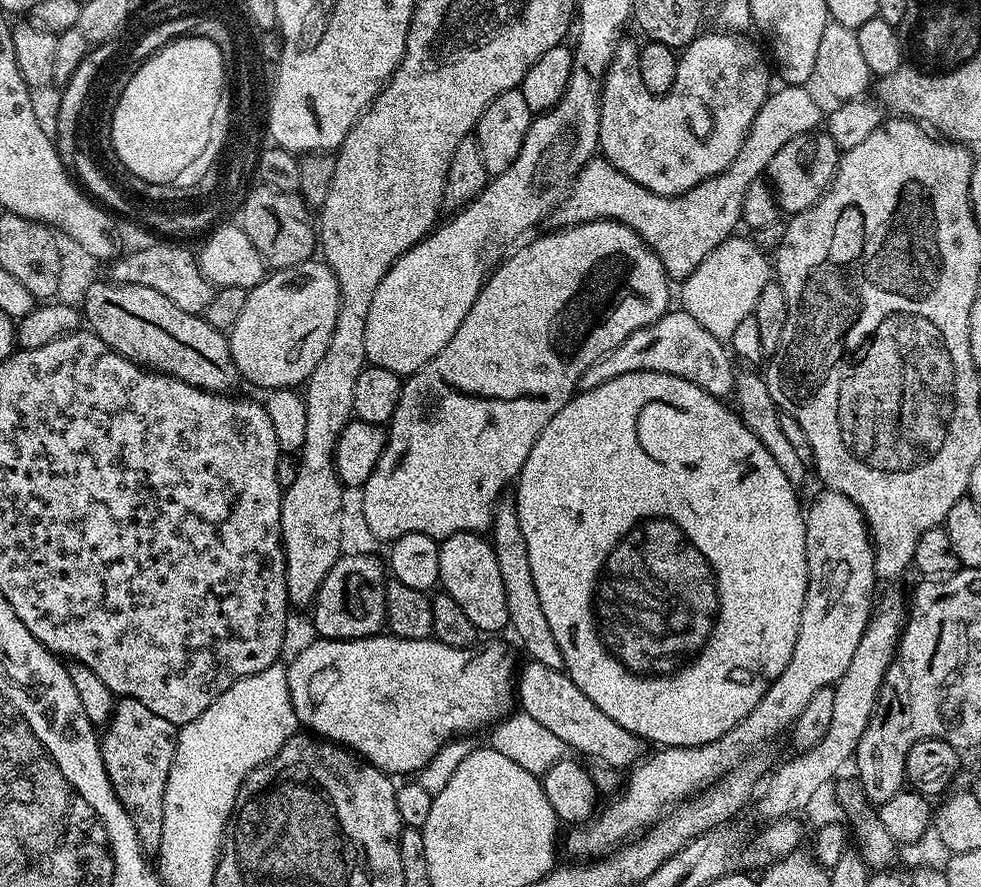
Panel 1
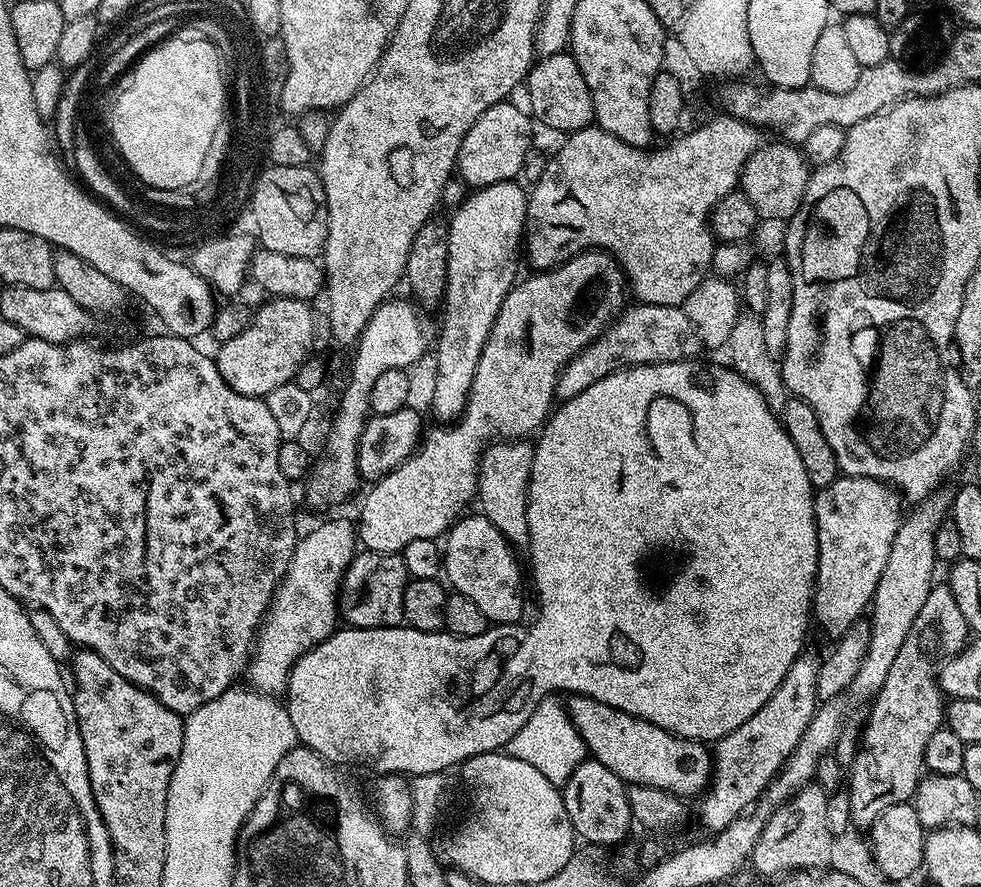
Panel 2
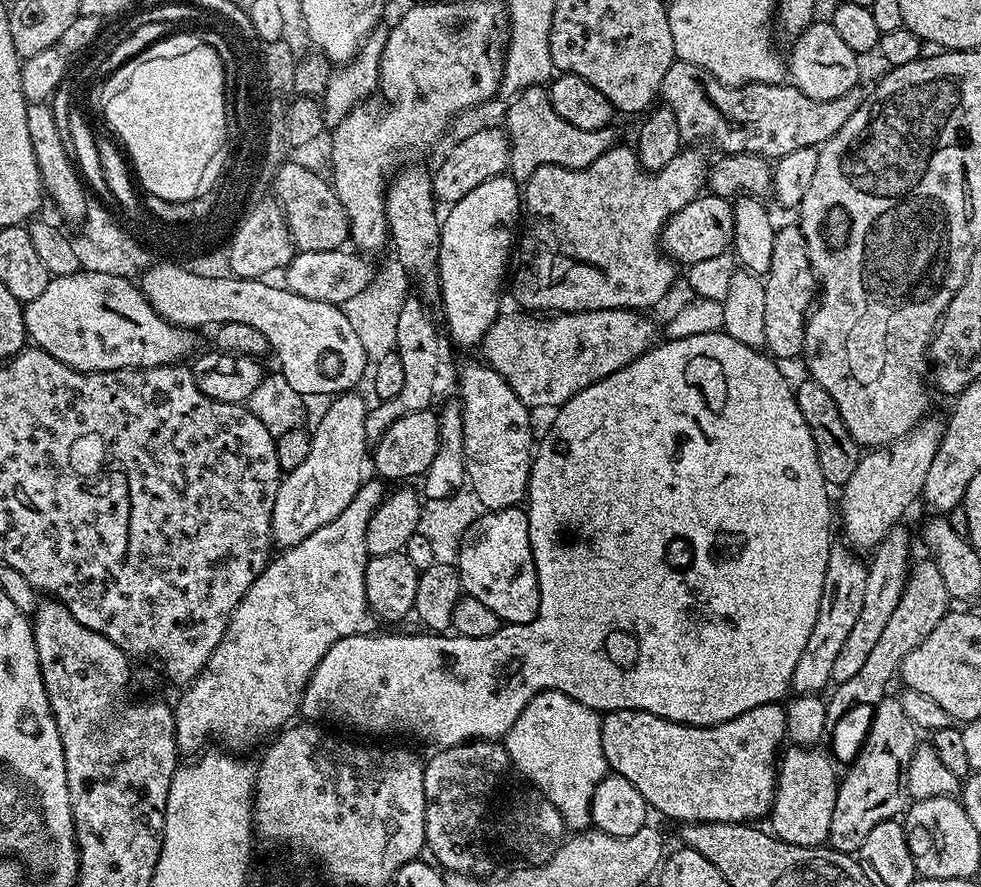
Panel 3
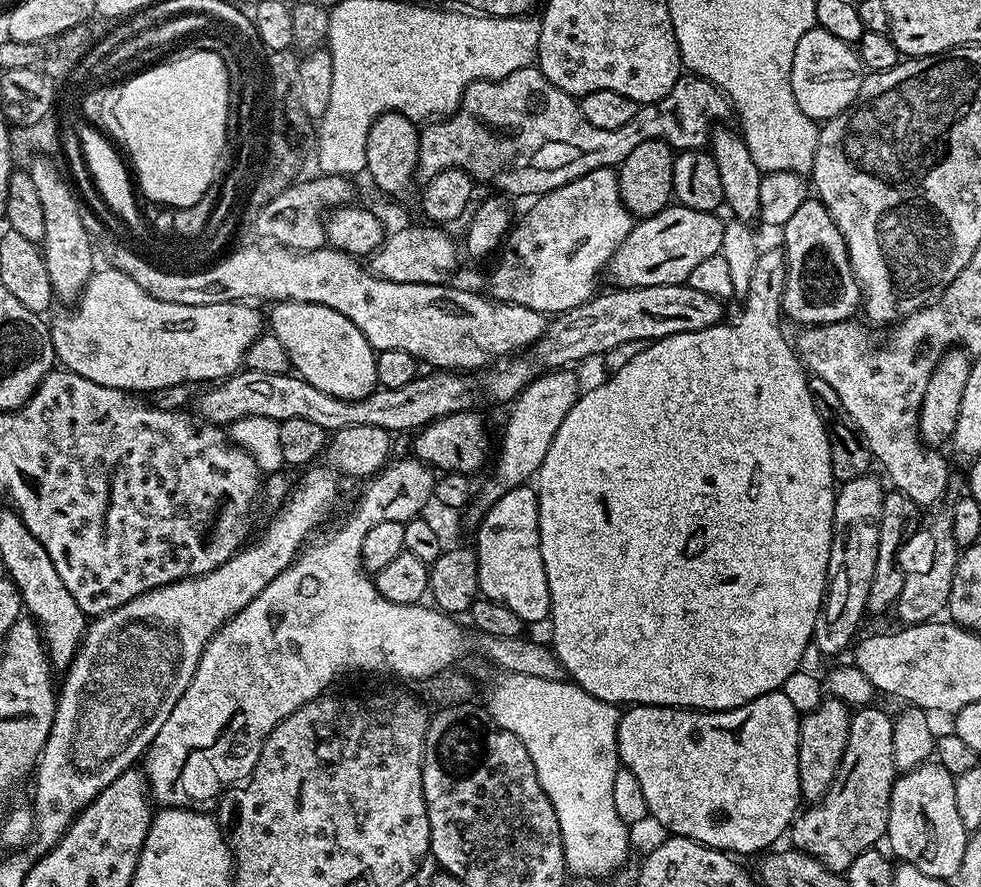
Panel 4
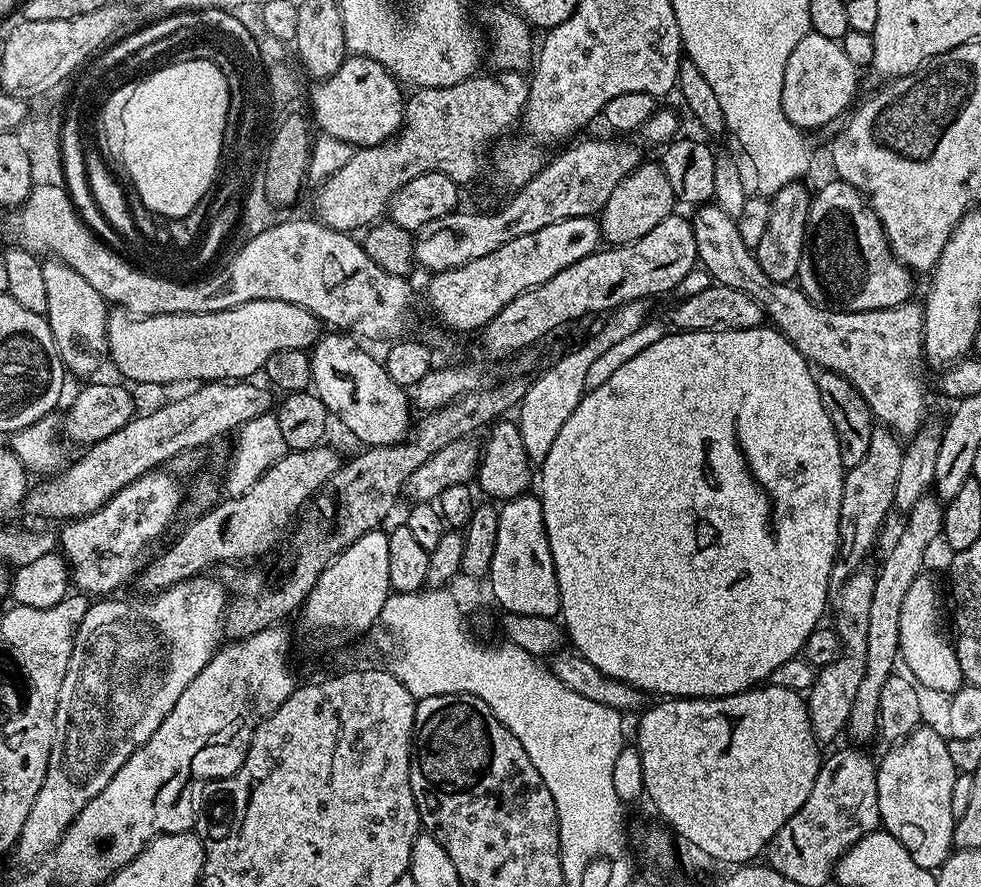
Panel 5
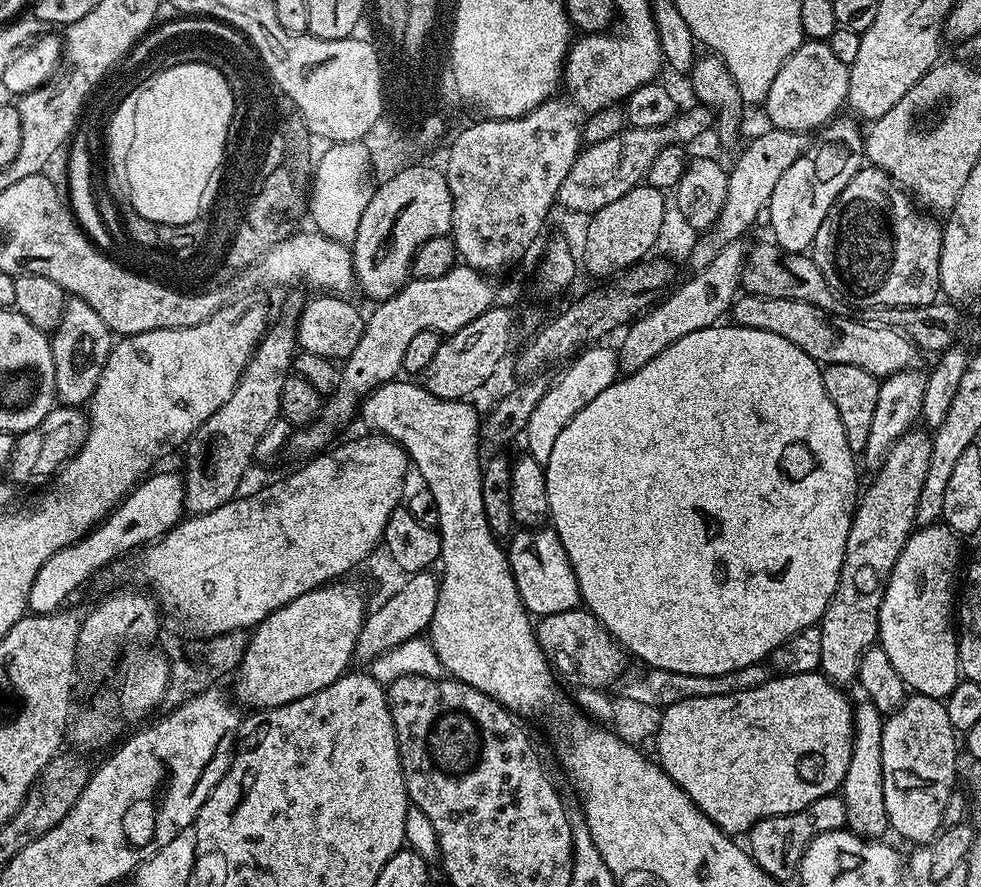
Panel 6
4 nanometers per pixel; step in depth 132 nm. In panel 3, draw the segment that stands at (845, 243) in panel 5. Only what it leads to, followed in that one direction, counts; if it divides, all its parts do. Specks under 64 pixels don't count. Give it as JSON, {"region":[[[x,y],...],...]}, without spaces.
{"region":[[[795,223],[776,228],[770,268],[763,282],[766,290],[764,348],[777,361],[785,362],[795,356],[797,359],[804,350],[804,323],[818,299],[818,281],[808,257],[804,235]]]}

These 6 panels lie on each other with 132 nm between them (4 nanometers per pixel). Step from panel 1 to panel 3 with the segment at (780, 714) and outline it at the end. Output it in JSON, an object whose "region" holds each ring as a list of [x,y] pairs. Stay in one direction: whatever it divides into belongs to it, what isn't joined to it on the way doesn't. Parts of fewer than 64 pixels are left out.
{"region":[[[925,418],[919,420],[902,438],[882,448],[865,451],[860,457],[850,482],[842,485],[844,492],[838,500],[838,520],[844,523],[844,536],[853,549],[875,549],[886,534],[905,519],[908,507],[921,499],[926,473],[938,446],[942,442],[945,421]]]}

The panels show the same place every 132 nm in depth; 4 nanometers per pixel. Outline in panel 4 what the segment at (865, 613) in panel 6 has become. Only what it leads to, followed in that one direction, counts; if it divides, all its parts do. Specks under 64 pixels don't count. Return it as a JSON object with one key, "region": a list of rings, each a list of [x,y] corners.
{"region":[[[824,698],[815,711],[803,713],[798,746],[798,782],[801,797],[805,801],[821,800],[834,782],[846,750],[851,721],[849,705],[839,699]]]}

